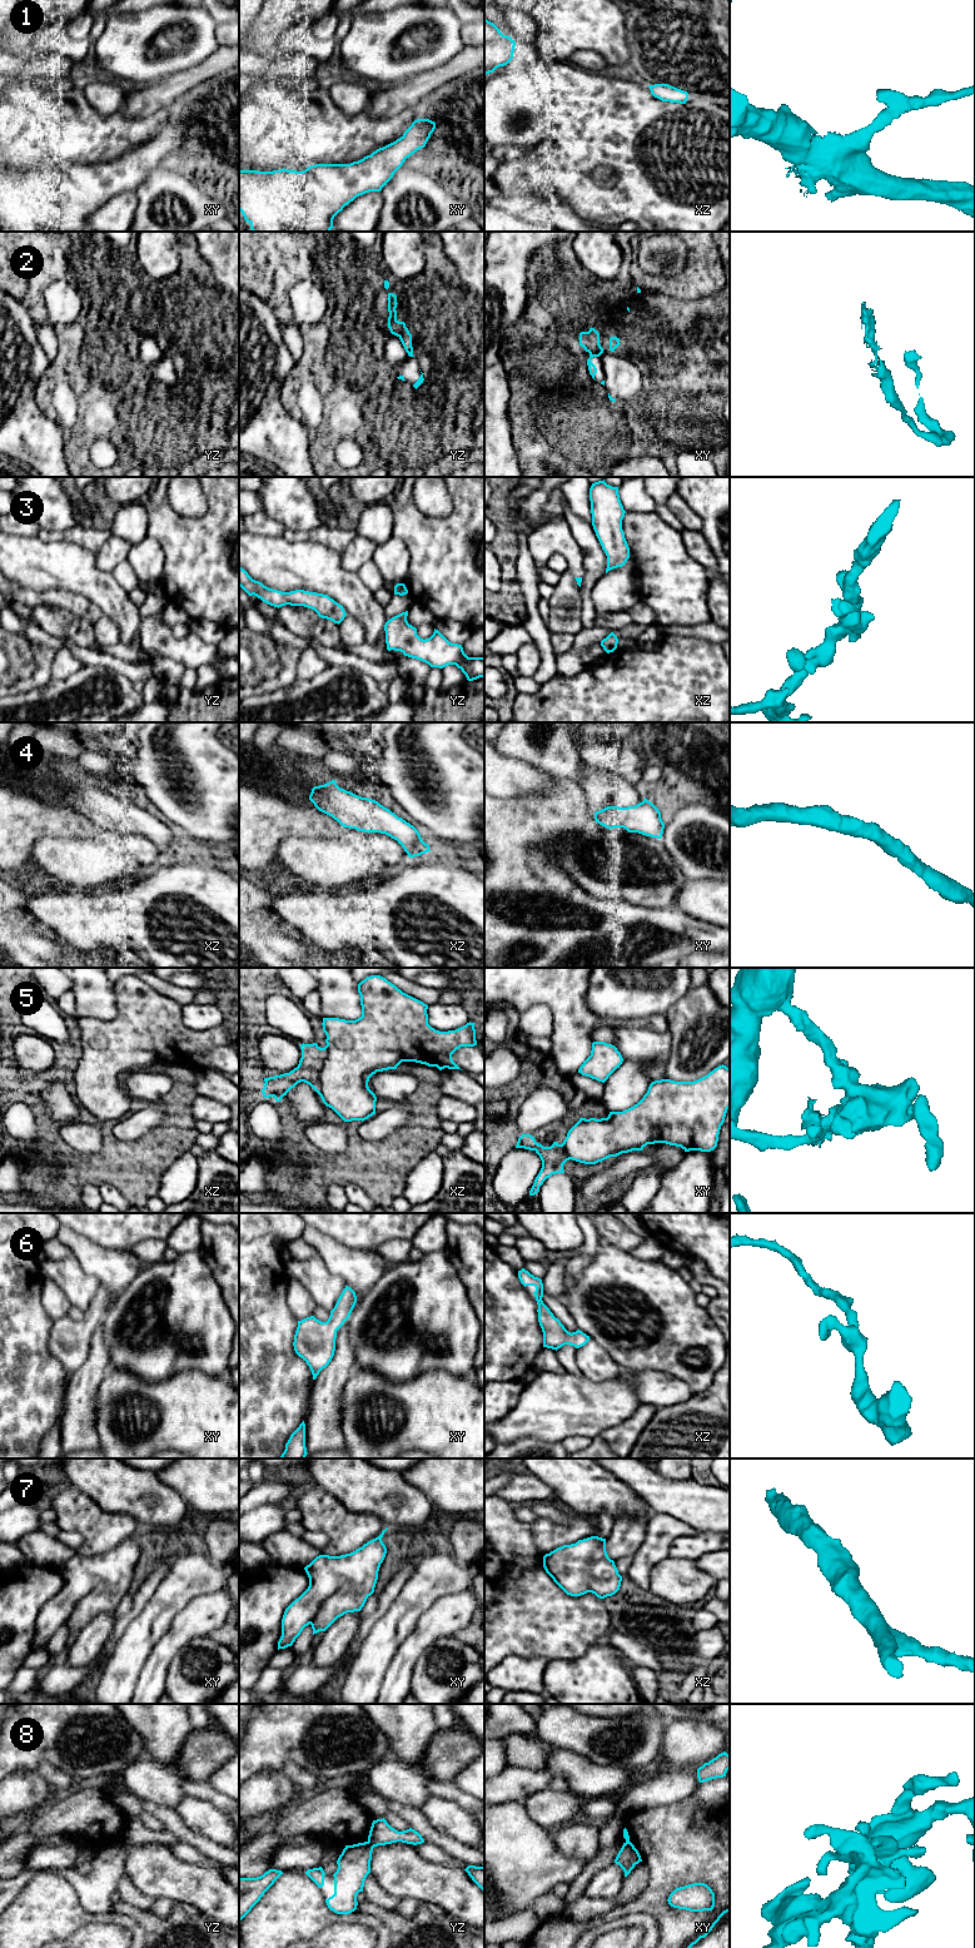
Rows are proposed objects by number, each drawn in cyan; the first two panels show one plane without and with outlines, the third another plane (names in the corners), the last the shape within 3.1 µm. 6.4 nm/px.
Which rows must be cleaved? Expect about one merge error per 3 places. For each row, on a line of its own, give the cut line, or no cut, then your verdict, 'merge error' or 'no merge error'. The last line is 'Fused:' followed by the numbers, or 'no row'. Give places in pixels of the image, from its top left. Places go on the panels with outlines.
1: cut none; no merge error
2: cut xy (590, 353), (600, 354); merge error
3: cut none; no merge error
4: cut none; no merge error
5: cut xz (327, 1045), (327, 1057), (319, 1074), (319, 1094); merge error
6: cut none; no merge error
7: cut none; no merge error
8: cut yz (368, 1840), (373, 1847); merge error
Fused: 2, 5, 8

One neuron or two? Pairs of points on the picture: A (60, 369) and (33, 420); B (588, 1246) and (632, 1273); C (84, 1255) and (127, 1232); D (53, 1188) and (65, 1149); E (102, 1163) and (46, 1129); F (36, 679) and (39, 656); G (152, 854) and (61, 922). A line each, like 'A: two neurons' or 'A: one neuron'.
A: two neurons
B: two neurons
C: two neurons
D: one neuron
E: one neuron
F: one neuron
G: two neurons

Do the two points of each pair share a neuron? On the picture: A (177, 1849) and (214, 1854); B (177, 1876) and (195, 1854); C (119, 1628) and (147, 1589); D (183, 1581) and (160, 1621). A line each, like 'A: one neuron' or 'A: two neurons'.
A: two neurons
B: two neurons
C: one neuron
D: one neuron

